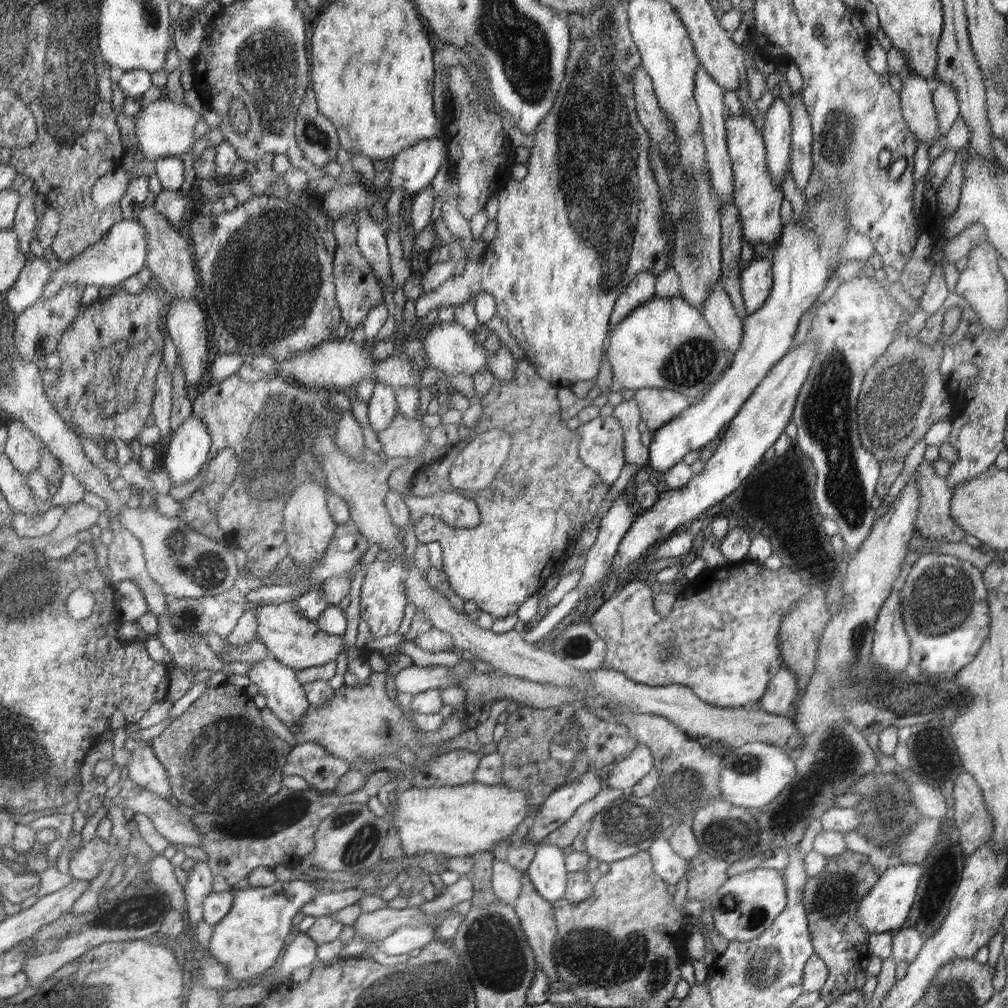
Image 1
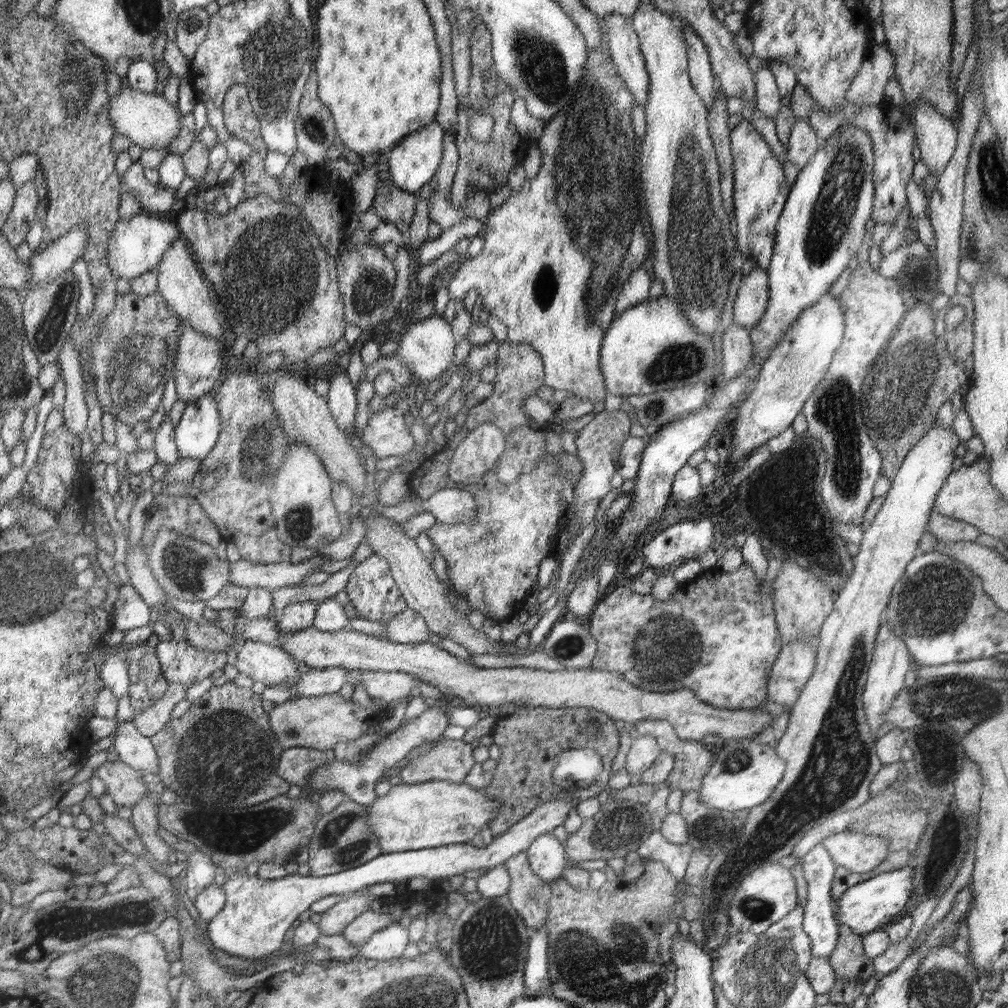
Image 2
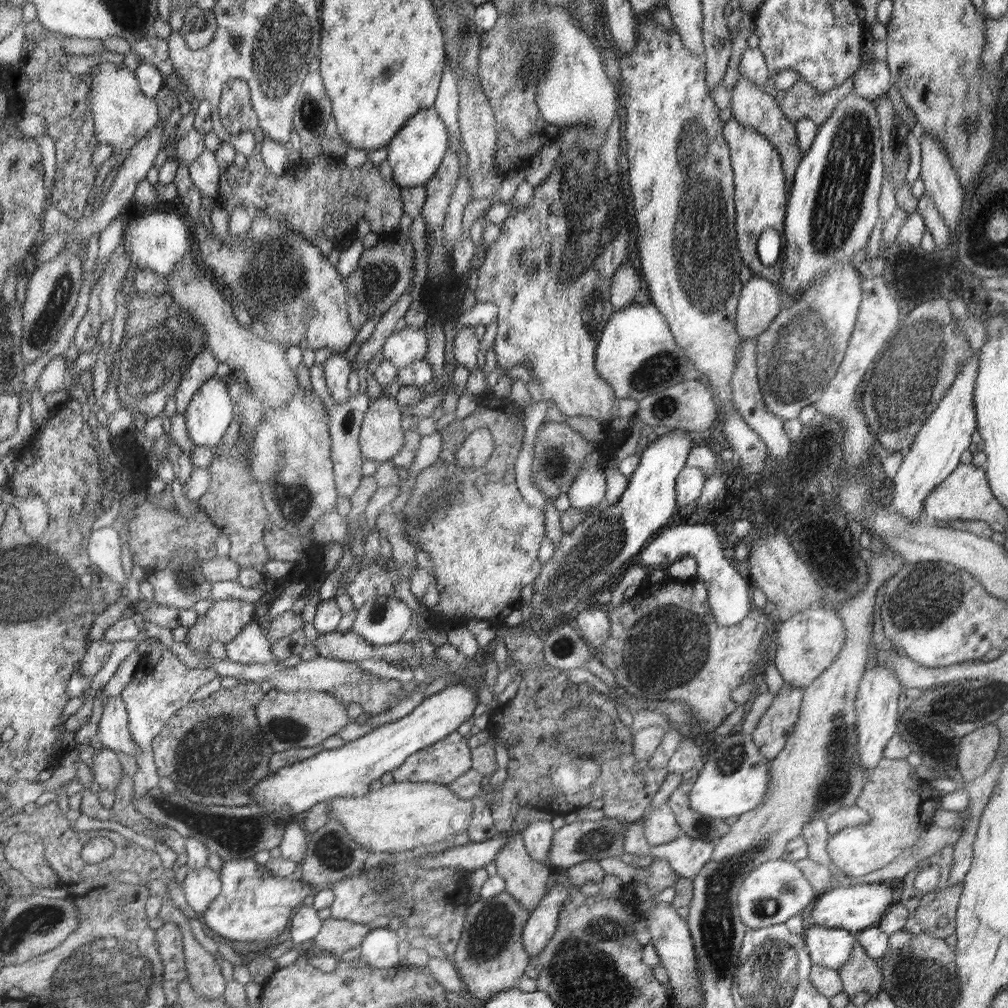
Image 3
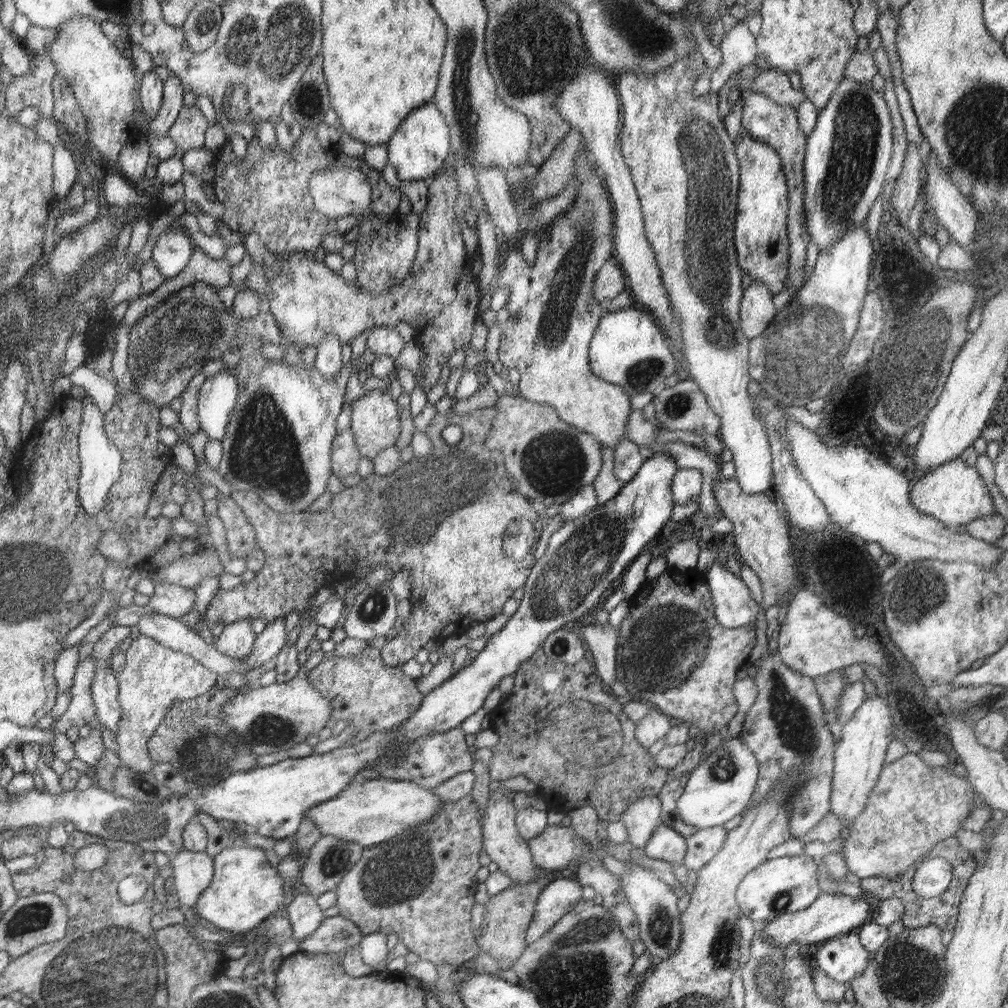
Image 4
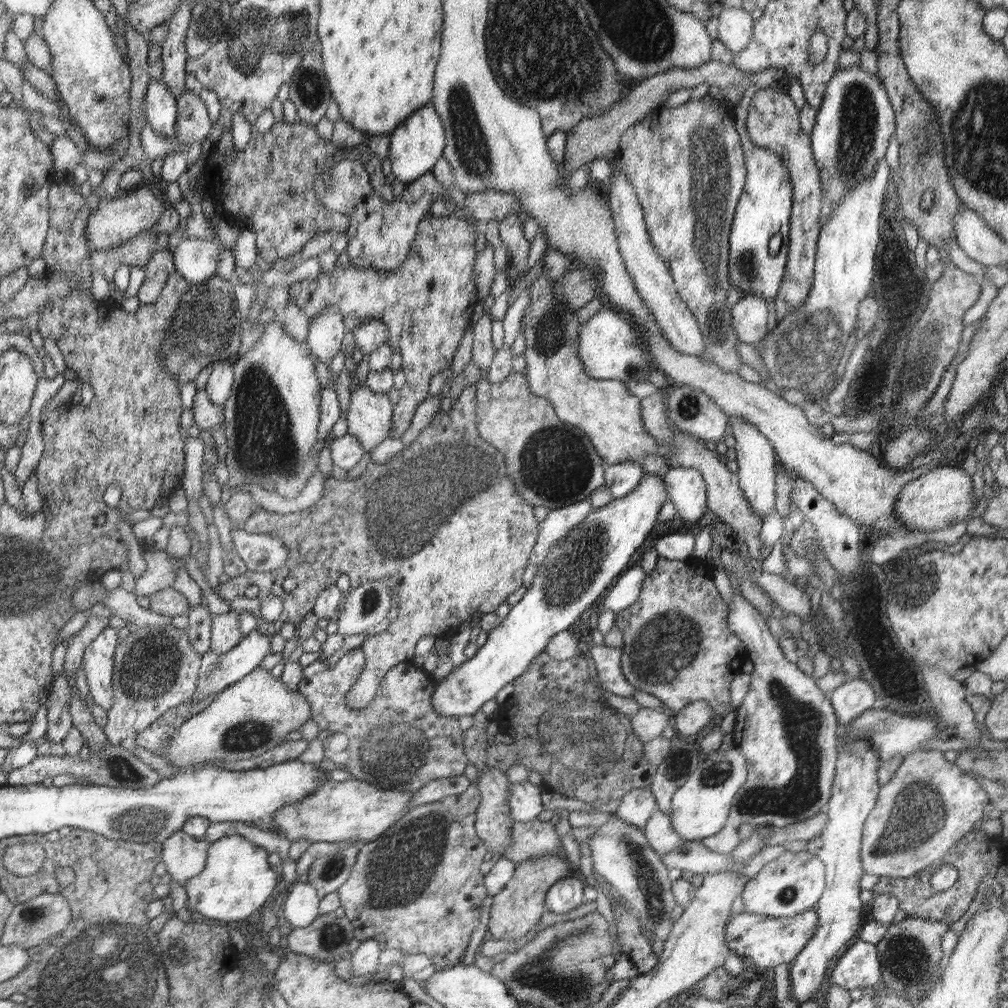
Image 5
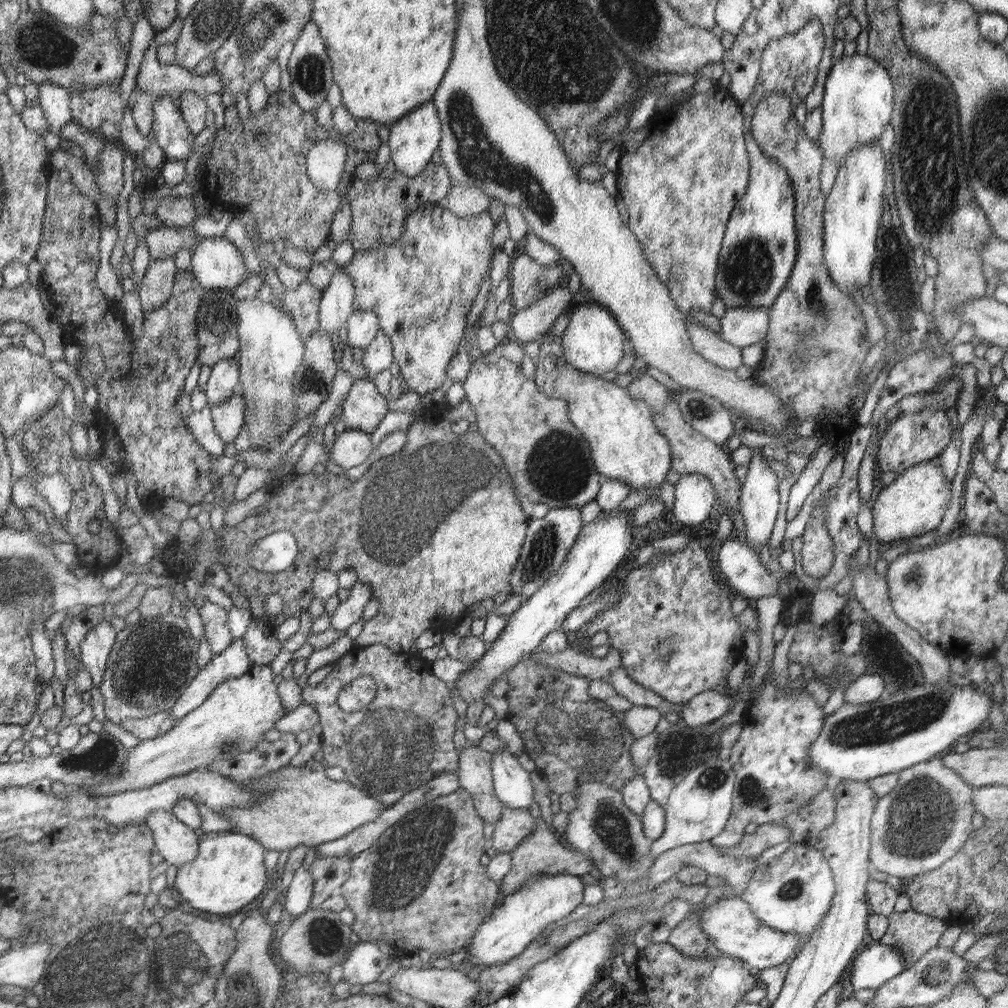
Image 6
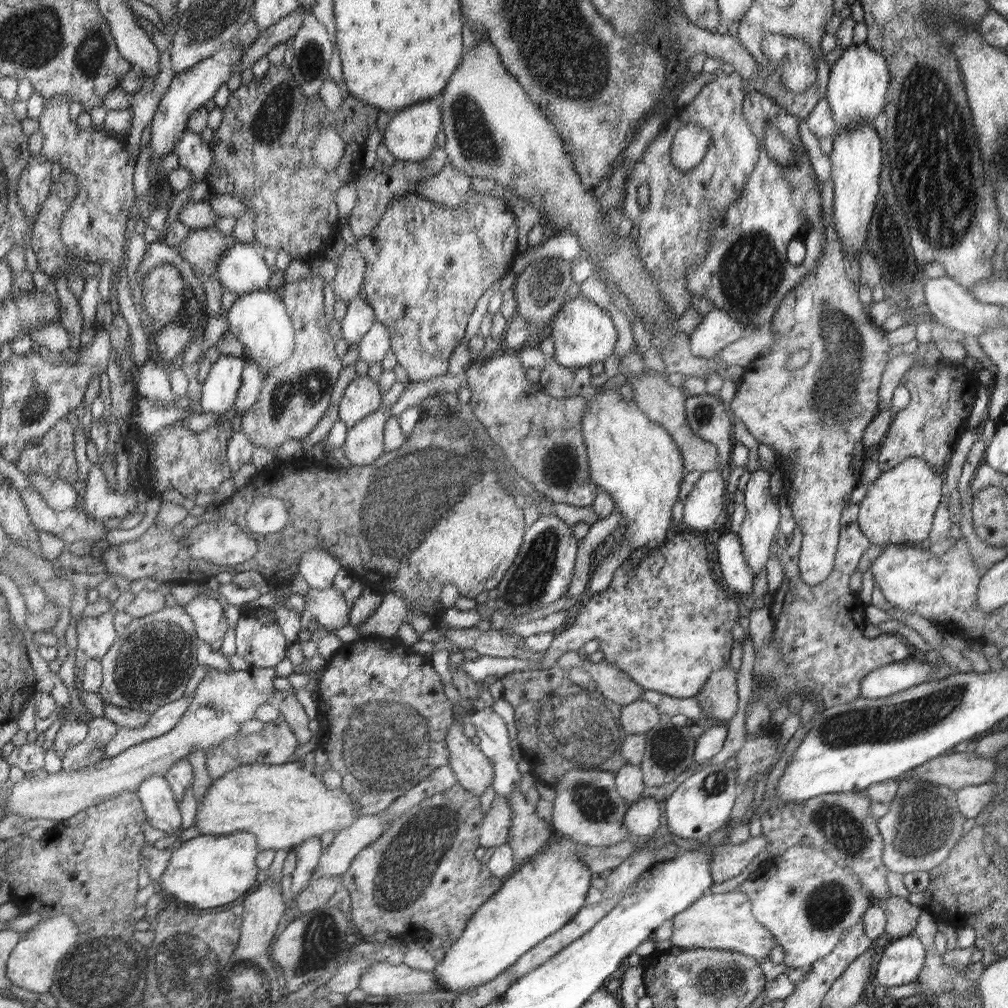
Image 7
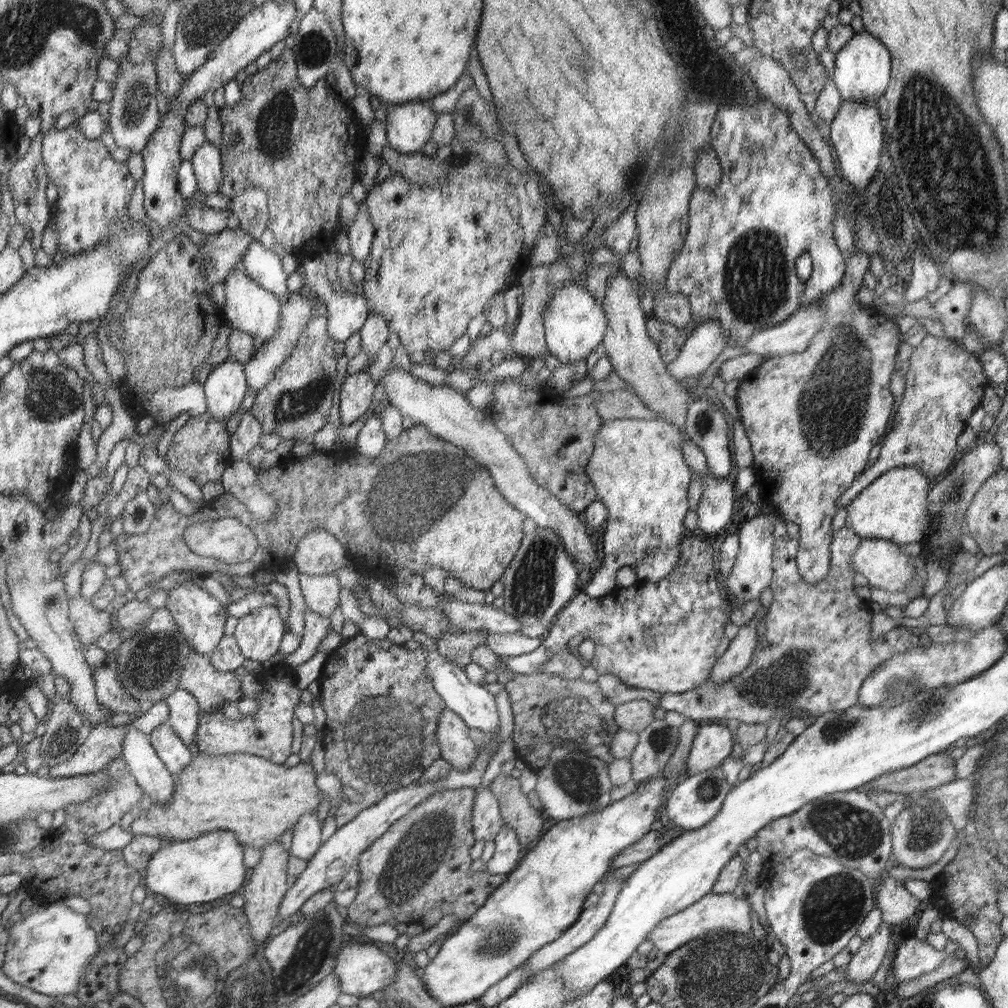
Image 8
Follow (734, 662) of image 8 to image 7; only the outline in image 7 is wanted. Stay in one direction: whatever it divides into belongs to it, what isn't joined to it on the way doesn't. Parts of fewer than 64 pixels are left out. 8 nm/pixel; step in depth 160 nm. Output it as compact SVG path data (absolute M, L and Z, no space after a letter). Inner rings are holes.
M729 666L710 674L705 689L696 696L706 717L730 721L735 716L739 703L737 675Z

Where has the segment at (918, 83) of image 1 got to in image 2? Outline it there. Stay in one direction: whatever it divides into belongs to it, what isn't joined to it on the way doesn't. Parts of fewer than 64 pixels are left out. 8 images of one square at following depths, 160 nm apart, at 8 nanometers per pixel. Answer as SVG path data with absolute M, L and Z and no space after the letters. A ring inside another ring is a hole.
M926 101L911 109L921 160L928 165L930 173L939 176L956 150L956 125Z

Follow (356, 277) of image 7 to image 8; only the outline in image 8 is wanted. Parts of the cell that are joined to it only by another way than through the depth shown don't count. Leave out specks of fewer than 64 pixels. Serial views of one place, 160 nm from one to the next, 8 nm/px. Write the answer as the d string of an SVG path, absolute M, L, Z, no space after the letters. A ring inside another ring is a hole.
M366 202L358 204L358 213L348 223L348 227L340 228L340 231L345 232L350 239L350 255L354 261L365 262L374 240L374 225L370 223Z

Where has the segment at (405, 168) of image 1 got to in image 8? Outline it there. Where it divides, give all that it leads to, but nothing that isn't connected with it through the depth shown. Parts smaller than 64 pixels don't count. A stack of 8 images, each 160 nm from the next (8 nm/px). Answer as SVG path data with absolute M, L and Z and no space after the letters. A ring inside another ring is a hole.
M420 102L389 105L386 111L387 144L398 153L420 153L432 140L437 115L433 106Z

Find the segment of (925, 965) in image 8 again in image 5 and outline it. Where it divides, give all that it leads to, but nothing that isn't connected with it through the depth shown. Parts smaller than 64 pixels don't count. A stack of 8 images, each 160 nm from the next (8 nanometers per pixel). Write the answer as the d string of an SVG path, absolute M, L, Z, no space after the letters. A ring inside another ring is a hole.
M857 939L831 970L830 980L849 991L872 989L881 980L881 967L876 945Z

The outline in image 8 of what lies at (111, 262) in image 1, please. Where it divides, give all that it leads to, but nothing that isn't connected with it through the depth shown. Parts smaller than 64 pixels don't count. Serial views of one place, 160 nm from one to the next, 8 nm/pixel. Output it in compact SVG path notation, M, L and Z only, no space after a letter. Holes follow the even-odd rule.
M259 241L254 242L246 250L246 256L240 260L237 268L246 271L250 279L260 284L266 291L272 291L282 300L289 294L286 290L288 276L284 274L282 260Z

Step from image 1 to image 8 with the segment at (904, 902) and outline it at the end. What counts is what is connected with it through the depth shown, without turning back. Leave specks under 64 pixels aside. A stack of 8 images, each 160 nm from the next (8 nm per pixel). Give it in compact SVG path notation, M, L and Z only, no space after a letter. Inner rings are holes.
M733 892L726 894L707 893L704 898L701 898L696 904L689 906L688 909L665 918L652 933L649 933L646 941L654 942L653 948L657 949L658 952L664 952L668 956L673 950L680 949L687 942L700 938L700 936L704 936L704 934L714 930L727 932L729 935L752 935L751 904L744 894L736 895Z

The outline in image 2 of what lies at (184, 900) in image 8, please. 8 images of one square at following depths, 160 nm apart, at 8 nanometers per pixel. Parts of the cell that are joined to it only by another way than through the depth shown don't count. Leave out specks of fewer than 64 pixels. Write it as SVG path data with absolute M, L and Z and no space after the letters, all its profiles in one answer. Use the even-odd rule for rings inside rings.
M566 798L543 802L517 825L512 826L502 836L493 838L490 844L482 848L473 847L469 842L418 851L383 852L362 866L338 871L328 876L295 874L286 875L284 878L264 879L258 878L257 875L250 877L246 871L228 876L222 886L228 895L228 900L225 902L225 908L216 917L204 923L206 939L212 941L216 948L224 950L226 954L247 960L249 966L262 956L274 954L282 946L286 932L292 928L298 916L321 898L346 895L382 883L396 884L409 878L448 879L449 876L463 874L468 870L491 869L503 865L513 856L526 852L539 836L552 833L556 827L562 825L570 810L578 804L576 799Z

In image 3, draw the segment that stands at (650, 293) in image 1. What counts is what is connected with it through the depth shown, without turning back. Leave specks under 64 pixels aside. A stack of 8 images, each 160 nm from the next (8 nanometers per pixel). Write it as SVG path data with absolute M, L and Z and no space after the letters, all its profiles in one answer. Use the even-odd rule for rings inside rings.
M621 266L614 274L612 284L612 303L614 310L633 304L638 291L644 287L644 281L638 268Z

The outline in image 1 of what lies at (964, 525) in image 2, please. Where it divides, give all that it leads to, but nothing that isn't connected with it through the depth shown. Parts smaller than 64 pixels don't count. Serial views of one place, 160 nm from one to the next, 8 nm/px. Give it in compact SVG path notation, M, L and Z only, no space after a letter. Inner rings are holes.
M924 460L917 466L918 473L918 490L920 490L920 509L917 510L916 530L925 537L934 538L937 540L945 540L946 542L958 542L967 535L965 530L962 530L949 513L949 503L951 500L951 490L947 479L938 476L934 472L934 467L931 462Z

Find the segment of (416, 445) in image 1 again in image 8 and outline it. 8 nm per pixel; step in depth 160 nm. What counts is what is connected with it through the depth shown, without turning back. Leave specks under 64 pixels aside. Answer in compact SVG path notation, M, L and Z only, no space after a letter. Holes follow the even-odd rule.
M366 370L348 375L340 388L340 404L338 404L342 424L354 424L366 410L372 406L372 392L376 382L370 378Z

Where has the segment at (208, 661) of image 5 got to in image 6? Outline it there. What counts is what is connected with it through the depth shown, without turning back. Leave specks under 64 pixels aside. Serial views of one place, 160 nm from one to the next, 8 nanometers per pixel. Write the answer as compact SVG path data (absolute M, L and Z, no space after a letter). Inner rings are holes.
M242 638L234 639L228 649L213 655L213 659L202 668L193 679L189 689L181 695L181 698L178 698L176 705L168 712L177 721L186 717L186 714L200 707L206 698L214 692L214 689L226 679L247 674L253 663Z

